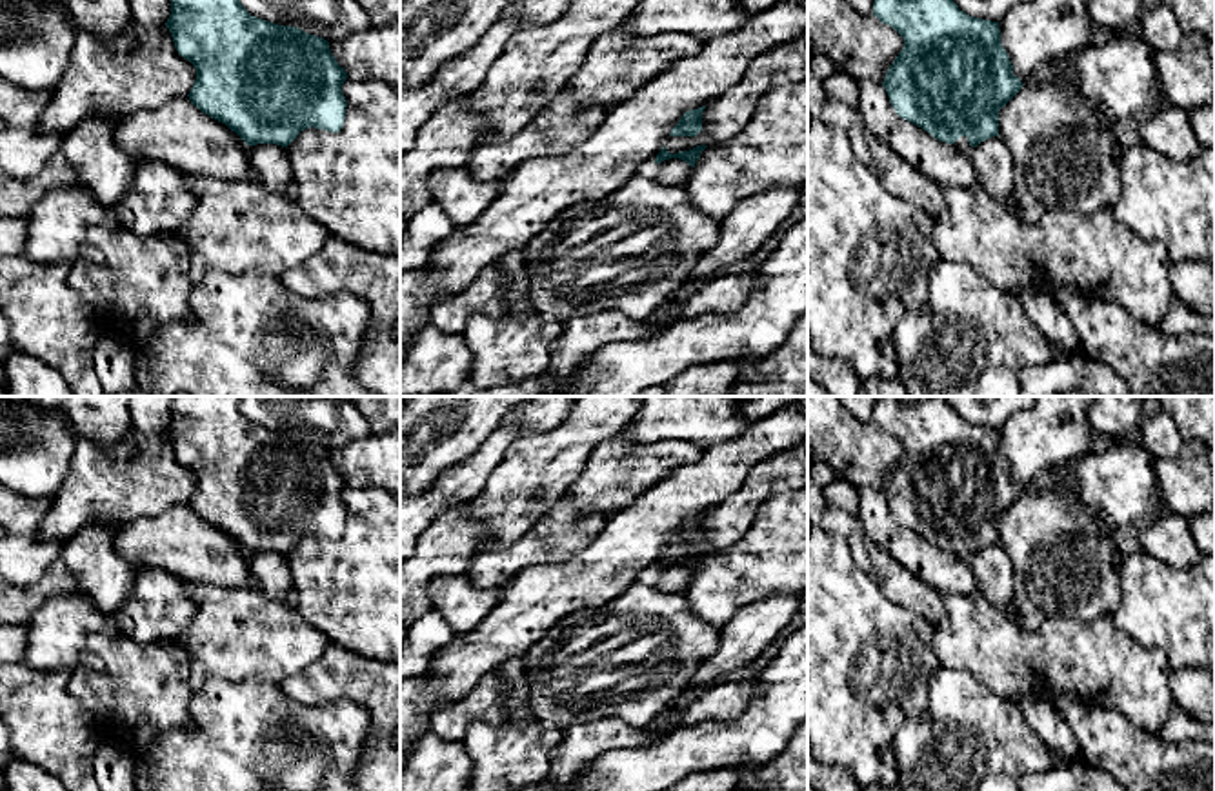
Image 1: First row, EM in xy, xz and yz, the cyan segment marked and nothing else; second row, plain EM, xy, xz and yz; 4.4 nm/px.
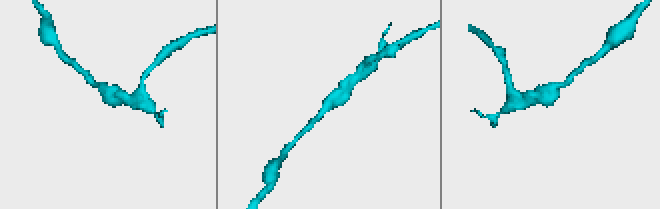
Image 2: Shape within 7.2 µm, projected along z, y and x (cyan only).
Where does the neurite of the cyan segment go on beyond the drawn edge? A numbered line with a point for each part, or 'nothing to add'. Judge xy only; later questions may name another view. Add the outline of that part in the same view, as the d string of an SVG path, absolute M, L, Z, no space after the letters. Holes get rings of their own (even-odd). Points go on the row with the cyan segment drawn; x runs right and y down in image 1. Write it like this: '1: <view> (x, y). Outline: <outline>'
nothing to add

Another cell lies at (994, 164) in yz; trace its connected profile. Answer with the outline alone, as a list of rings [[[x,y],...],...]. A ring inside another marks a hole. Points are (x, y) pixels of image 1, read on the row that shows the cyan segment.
[[[991,136],[975,145],[969,158],[977,171],[977,185],[988,195],[1008,200],[1011,209],[1028,224],[1035,224],[1044,216],[1046,209],[1042,205],[1026,209],[1015,202],[1013,156],[1000,136]]]

